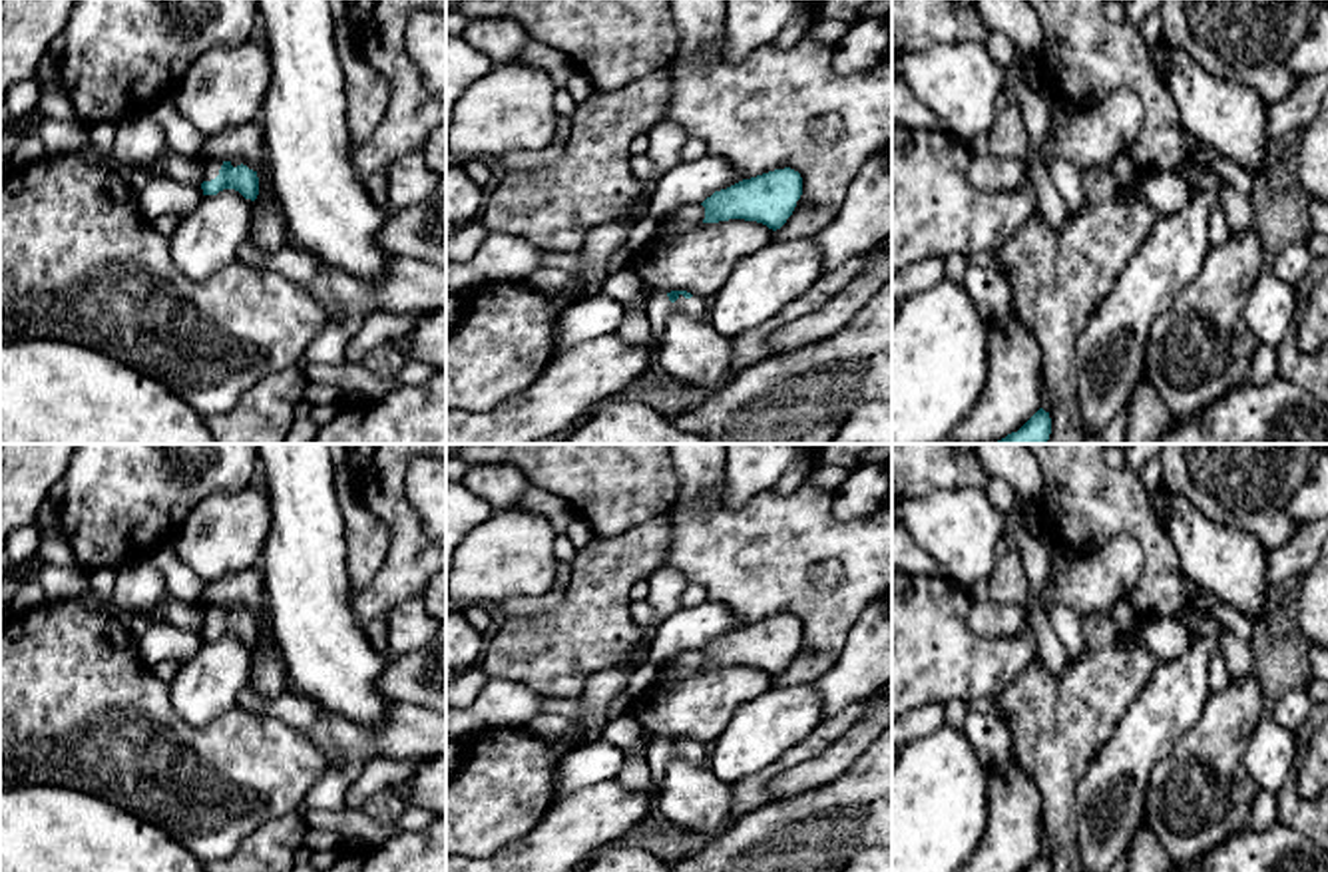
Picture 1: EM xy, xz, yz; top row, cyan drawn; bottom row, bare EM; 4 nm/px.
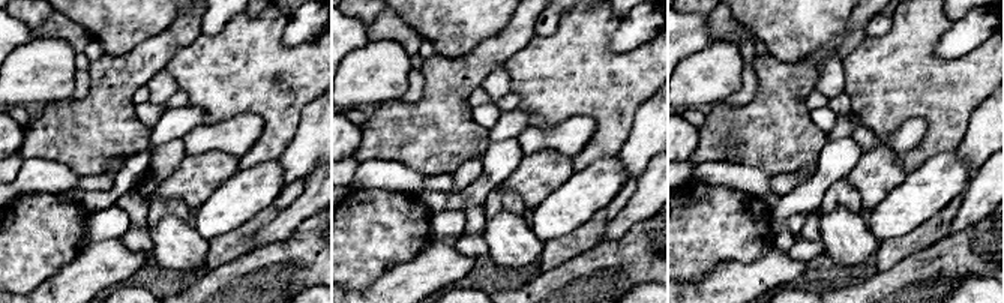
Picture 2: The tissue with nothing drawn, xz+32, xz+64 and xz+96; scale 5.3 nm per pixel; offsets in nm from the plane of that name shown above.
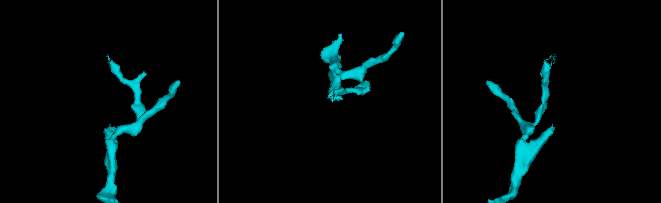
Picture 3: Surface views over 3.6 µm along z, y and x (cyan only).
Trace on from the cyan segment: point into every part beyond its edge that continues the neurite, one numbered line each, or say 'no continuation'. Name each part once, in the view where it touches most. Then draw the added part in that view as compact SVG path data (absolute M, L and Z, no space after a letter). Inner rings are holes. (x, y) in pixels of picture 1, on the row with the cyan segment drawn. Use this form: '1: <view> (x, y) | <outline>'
1: xz (660, 307) | M649 291L645 313L651 323L655 344L659 344L661 340L667 317L677 309L693 319L707 319L711 305L707 299L697 295L693 295L691 299L679 295L679 299L671 303L665 291Z

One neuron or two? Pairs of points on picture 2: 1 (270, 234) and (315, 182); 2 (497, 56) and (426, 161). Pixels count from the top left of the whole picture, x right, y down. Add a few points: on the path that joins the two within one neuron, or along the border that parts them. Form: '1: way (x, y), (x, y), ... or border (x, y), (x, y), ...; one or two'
1: way (284, 225), (314, 195); one
2: way (470, 77), (444, 102), (437, 134); one

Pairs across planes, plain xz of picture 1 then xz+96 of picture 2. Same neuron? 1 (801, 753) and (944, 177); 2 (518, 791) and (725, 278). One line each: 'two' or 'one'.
1: two
2: two

